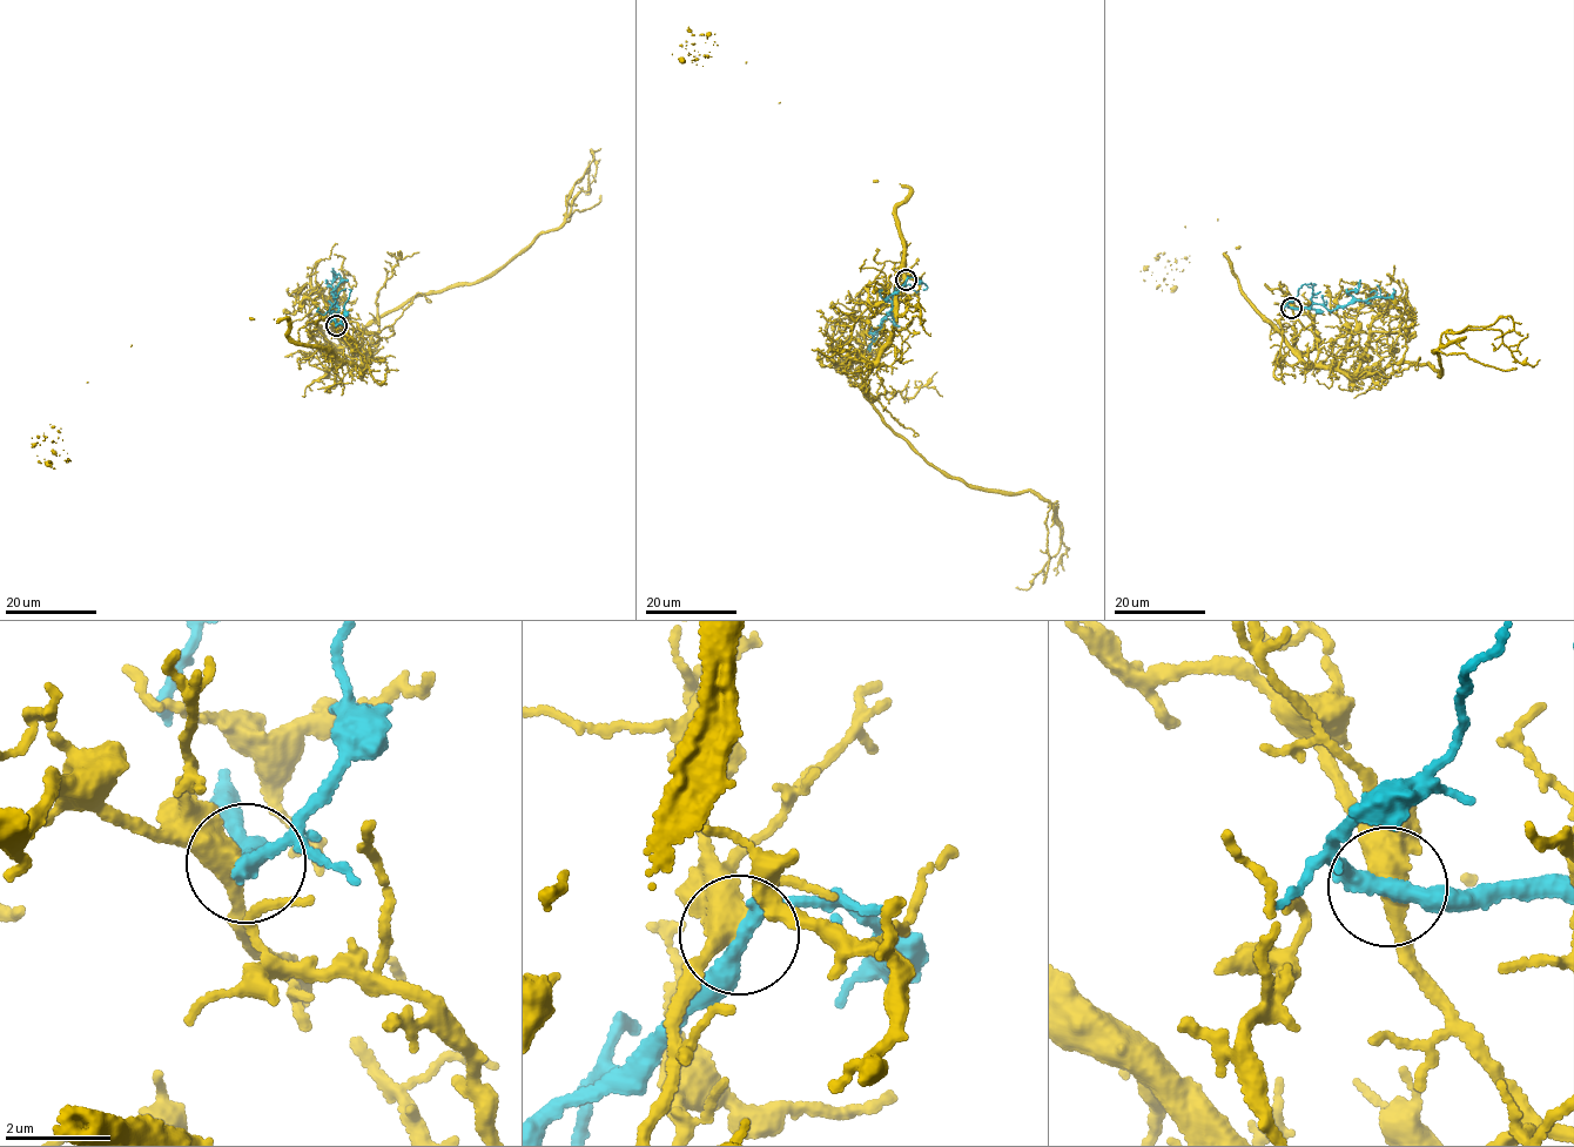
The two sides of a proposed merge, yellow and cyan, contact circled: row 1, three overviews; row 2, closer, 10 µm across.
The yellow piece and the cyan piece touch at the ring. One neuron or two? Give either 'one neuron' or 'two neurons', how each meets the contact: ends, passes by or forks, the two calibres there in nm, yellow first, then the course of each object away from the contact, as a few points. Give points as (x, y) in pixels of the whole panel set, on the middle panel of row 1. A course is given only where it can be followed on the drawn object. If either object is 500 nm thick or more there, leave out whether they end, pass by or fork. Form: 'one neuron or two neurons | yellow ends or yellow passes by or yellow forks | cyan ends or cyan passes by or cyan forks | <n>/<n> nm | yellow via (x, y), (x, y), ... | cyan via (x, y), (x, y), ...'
two neurons | yellow passes by | cyan passes by | 440/320 nm | yellow via (906, 279), (890, 344), (862, 392), (886, 426), (944, 472), (1056, 500), (1060, 551), (1028, 589), (1016, 587) | cyan via (906, 279), (892, 294), (890, 314), (873, 334), (870, 345)

